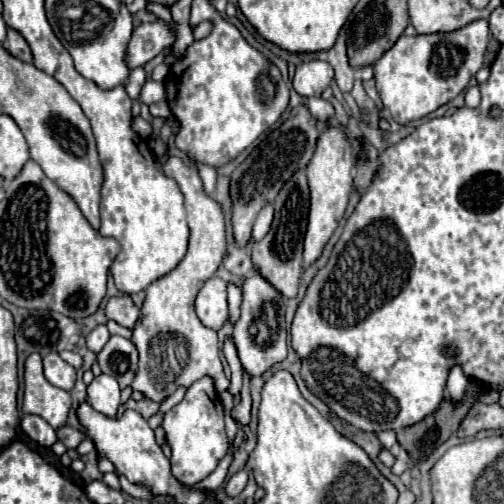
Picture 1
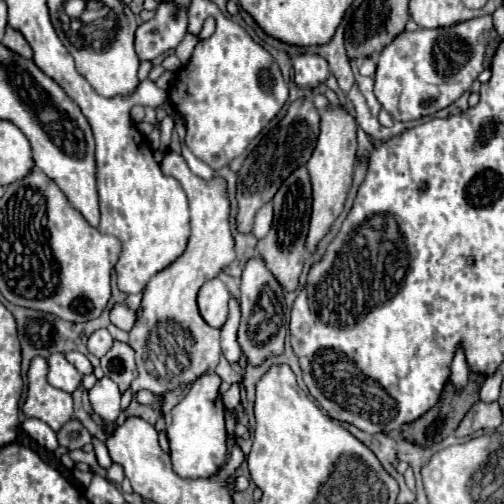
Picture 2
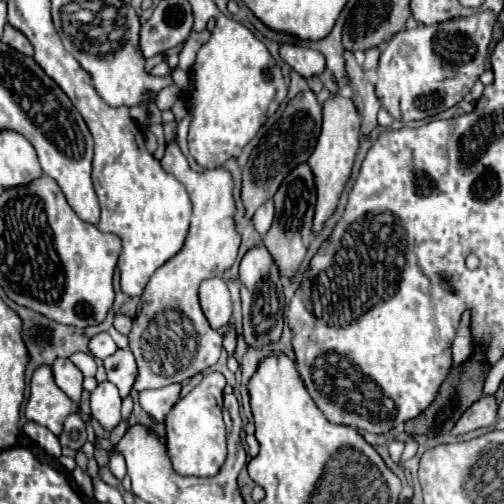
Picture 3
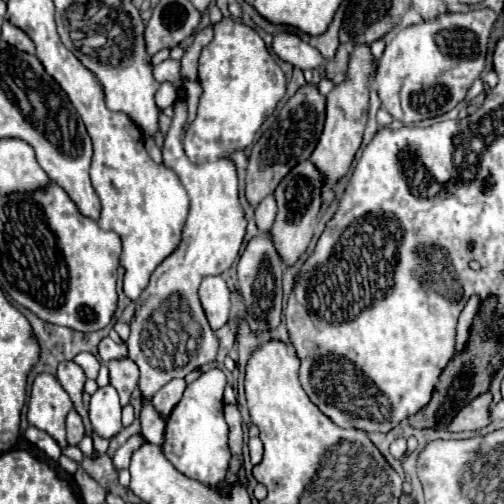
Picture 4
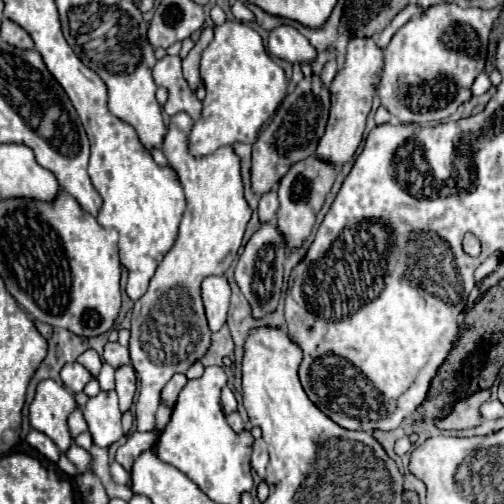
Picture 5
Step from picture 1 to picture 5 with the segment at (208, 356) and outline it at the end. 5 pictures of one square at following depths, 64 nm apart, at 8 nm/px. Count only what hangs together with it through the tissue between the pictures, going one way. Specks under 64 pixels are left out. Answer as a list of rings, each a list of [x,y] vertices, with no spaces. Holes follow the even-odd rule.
[[[186,112],[172,116],[162,152],[176,170],[186,194],[186,212],[174,246],[160,262],[148,292],[136,300],[132,310],[130,358],[140,378],[140,398],[136,402],[136,430],[154,431],[156,410],[166,382],[176,372],[186,372],[210,348],[210,330],[200,300],[200,282],[212,274],[224,274],[242,244],[250,206],[244,198],[240,156],[232,146],[222,146],[214,154],[194,158],[188,150],[188,134],[194,120]]]

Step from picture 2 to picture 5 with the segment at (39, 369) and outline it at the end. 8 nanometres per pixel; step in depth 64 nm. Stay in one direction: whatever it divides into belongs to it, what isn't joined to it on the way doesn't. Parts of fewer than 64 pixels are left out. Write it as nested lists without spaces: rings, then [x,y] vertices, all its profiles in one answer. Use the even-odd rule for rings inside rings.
[[[42,380],[36,390],[36,398],[30,404],[30,424],[34,430],[46,434],[60,452],[66,452],[72,444],[68,416],[76,408],[74,396],[54,380]]]

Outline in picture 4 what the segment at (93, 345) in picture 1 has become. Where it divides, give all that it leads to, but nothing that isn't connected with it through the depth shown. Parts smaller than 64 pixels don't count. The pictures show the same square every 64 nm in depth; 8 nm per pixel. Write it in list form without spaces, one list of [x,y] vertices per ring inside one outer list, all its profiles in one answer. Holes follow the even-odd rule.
[[[104,338],[104,340],[98,344],[98,352],[100,352],[100,358],[102,358],[104,362],[122,360],[122,358],[128,356],[126,344],[116,344],[116,342],[110,340],[110,338]]]

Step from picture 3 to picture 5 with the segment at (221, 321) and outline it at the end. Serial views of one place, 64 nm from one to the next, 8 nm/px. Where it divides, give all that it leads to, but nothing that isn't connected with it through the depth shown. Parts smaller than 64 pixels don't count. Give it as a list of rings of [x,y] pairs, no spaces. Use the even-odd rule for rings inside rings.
[[[208,276],[202,282],[202,302],[206,308],[208,326],[212,332],[218,332],[228,318],[230,306],[230,284],[226,276]]]

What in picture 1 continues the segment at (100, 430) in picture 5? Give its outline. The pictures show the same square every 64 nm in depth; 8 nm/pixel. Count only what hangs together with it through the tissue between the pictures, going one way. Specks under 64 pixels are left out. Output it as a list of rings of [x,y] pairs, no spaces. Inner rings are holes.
[[[106,374],[96,376],[94,382],[88,386],[88,402],[96,412],[114,418],[120,406],[120,388],[116,380]]]

